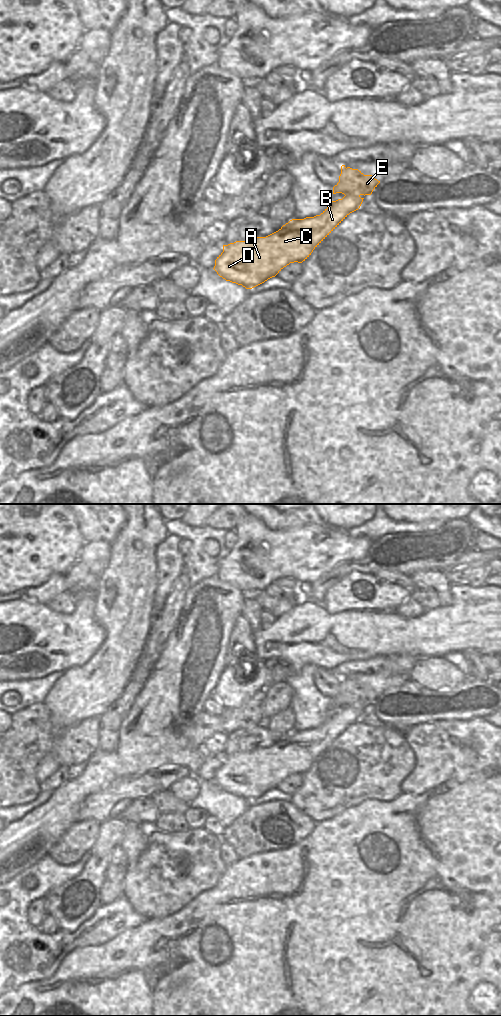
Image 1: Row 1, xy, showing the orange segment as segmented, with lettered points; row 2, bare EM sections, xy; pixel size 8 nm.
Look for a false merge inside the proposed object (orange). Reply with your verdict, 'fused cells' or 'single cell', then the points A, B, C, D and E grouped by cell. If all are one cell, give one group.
fused cells; groups A B C D / E

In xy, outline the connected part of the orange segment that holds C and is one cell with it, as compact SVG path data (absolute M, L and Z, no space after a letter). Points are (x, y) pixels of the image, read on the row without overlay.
M345 707L342 711L332 713L320 727L292 731L278 743L266 749L256 749L223 757L223 764L215 772L213 781L226 793L252 801L275 789L290 775L305 773L350 725L360 720L363 711L359 707Z

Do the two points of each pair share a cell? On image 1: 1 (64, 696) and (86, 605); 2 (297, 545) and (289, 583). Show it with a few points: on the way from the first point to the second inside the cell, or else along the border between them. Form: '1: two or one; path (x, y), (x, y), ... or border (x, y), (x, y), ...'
1: two; border (92, 657), (83, 664), (74, 666), (64, 672)
2: two; border (272, 582), (280, 577), (291, 577), (297, 582)

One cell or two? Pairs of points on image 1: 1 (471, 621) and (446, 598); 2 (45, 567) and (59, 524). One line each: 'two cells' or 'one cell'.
1: two cells
2: one cell

